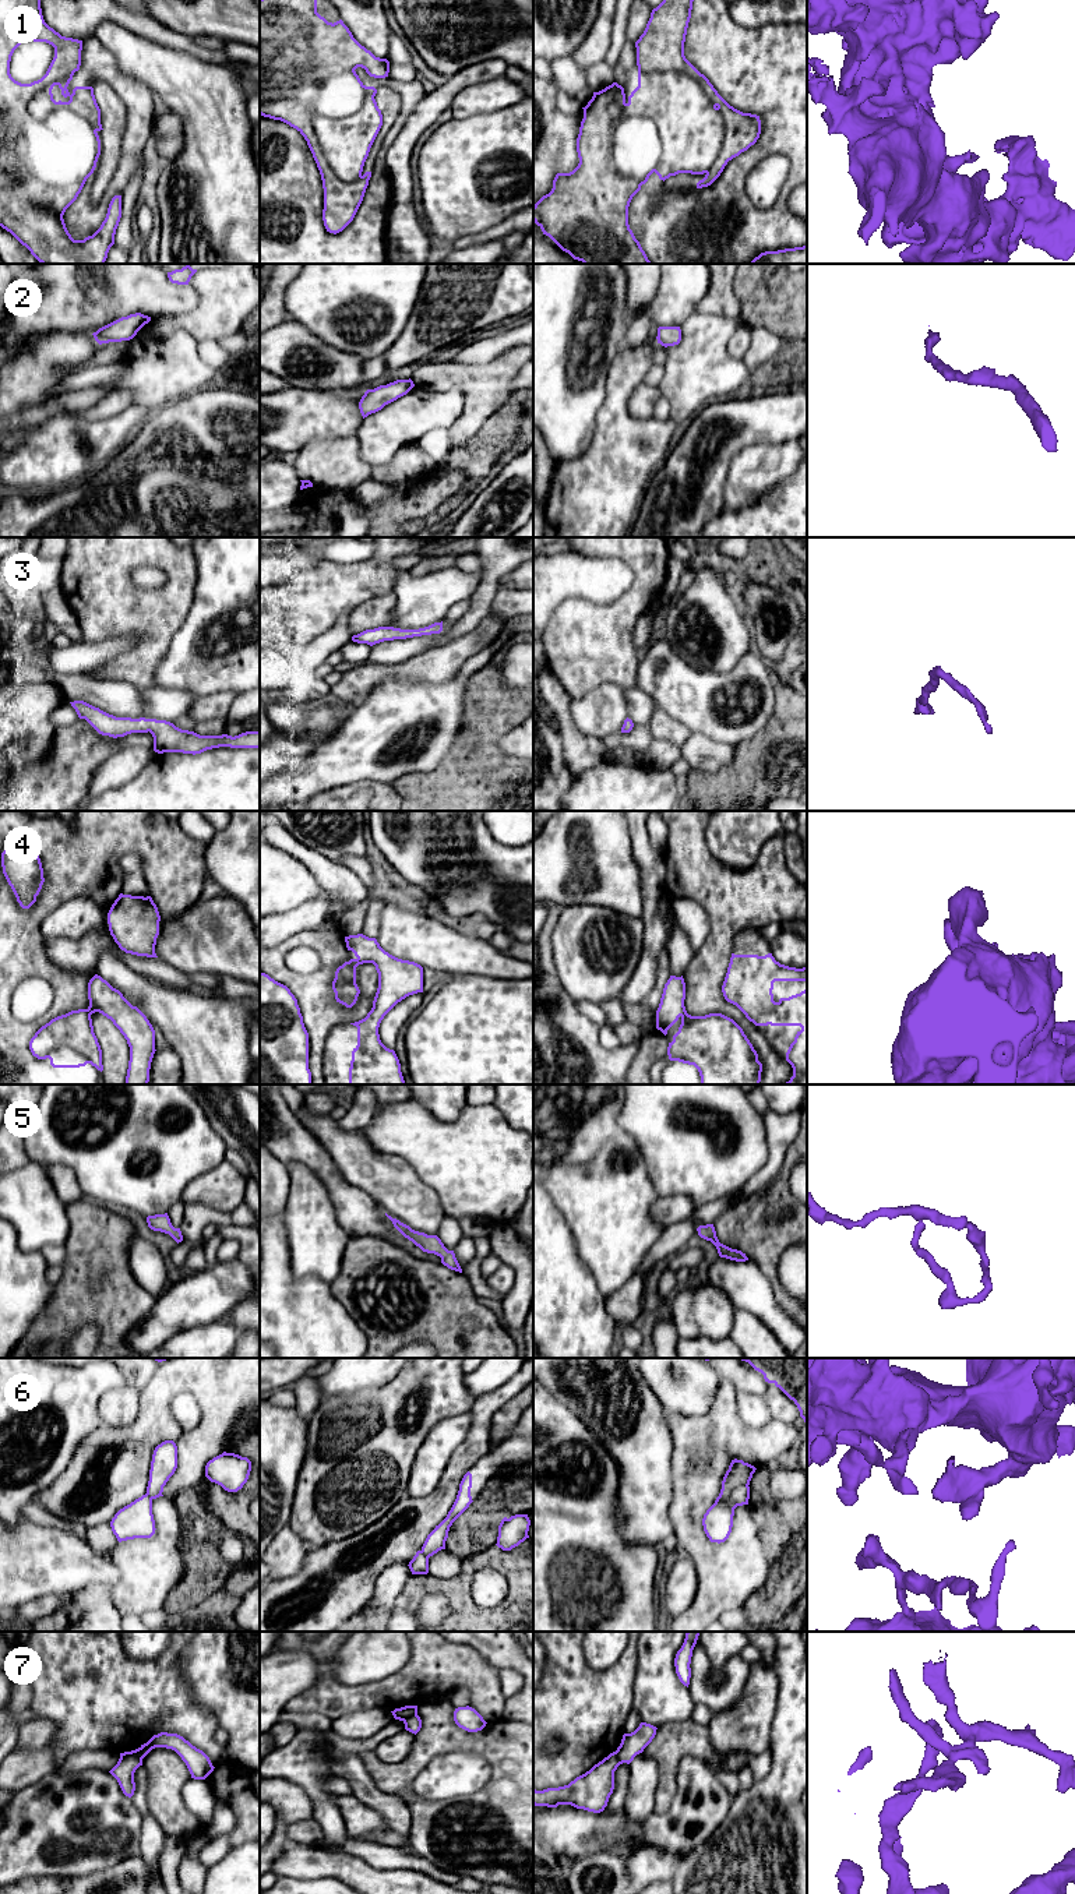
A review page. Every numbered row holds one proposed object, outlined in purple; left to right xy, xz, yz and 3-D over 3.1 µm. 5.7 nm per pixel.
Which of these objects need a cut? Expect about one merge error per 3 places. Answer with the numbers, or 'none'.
4, 6, 7

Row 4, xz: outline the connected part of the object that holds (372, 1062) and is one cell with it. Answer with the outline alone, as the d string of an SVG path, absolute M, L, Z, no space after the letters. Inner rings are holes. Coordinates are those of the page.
M363 934L345 937L348 950L363 963L373 963L378 973L378 988L367 1016L350 1023L357 1027L357 1045L352 1051L349 1084L405 1084L401 1064L394 1050L387 1048L378 1034L384 1016L402 999L423 992L423 967L415 962L398 959L385 952L376 938Z

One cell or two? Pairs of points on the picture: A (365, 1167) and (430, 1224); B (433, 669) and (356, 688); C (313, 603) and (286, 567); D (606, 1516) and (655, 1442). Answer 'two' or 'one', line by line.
A: one
B: one
C: two
D: two

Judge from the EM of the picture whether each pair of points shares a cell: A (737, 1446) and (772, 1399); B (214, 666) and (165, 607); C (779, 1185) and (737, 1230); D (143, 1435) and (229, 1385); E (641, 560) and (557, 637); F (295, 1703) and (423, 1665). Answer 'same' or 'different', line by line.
A: different
B: different
C: same
D: same
E: same
F: same

